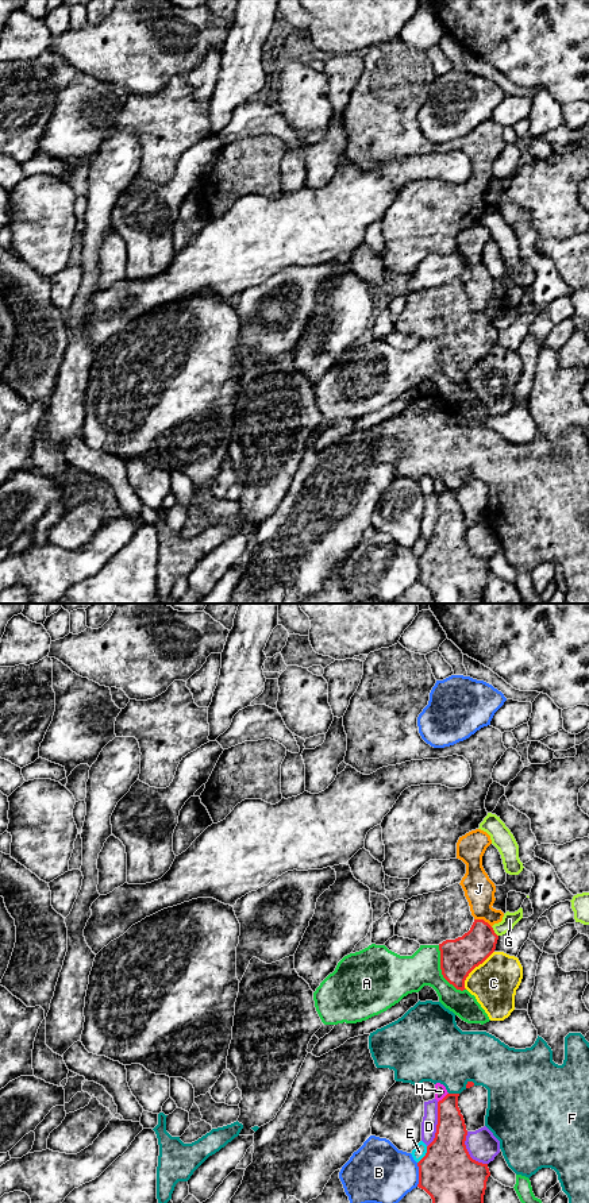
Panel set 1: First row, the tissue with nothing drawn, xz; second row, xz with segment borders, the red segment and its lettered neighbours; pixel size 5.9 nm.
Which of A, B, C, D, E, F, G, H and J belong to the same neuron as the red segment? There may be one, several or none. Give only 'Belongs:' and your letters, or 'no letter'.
Belongs: no letter

